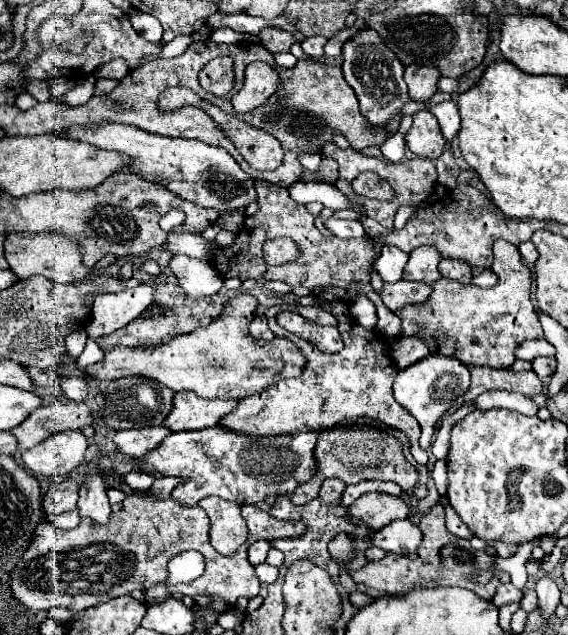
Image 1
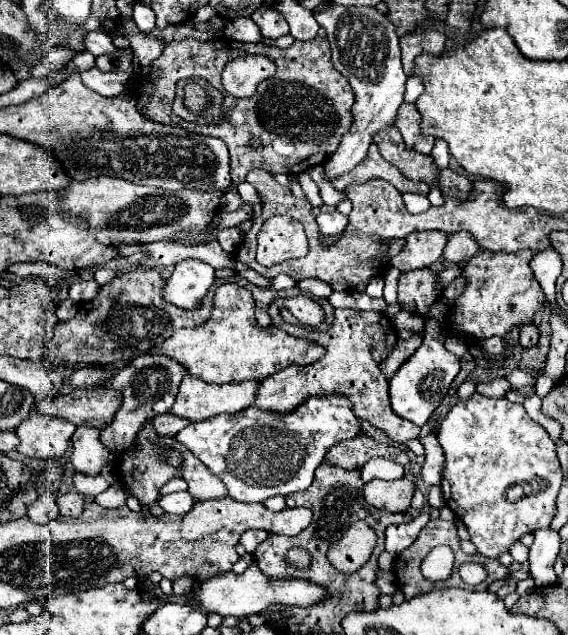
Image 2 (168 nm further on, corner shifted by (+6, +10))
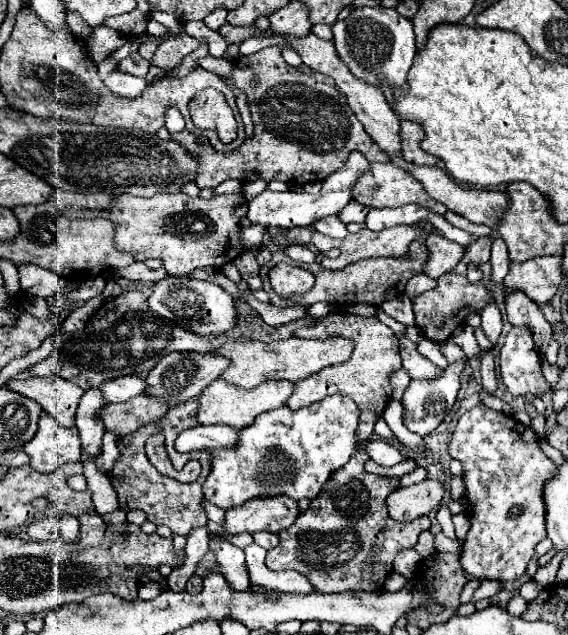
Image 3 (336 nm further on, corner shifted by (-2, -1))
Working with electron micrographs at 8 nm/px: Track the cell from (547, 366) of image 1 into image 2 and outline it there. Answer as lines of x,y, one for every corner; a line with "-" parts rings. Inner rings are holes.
534,323
532,325
522,325
520,327
520,343
522,343
522,347
526,347
526,349
536,347
538,335
540,335
540,331
538,331
538,327

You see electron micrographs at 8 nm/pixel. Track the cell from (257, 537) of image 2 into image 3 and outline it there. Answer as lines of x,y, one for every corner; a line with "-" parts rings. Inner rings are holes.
256,532
256,534
252,534
252,538
254,538
254,542
256,542
258,546
262,546
264,550
270,550
270,548
278,546
278,542
280,542
278,534
274,534
274,532

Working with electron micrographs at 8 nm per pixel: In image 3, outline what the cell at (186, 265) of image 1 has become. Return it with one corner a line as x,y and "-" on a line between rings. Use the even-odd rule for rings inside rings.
174,276
162,278
160,282
154,284
154,292
148,298
148,306
154,314
200,336
224,334
236,326
236,318
238,318
234,300
226,290
222,290
218,284
202,282
194,278
184,278
184,280

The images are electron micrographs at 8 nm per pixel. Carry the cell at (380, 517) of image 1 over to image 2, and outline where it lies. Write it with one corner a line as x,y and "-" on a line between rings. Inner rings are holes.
406,477
396,481
370,481
364,485
366,503
390,513
404,513
410,507
412,493
414,483

